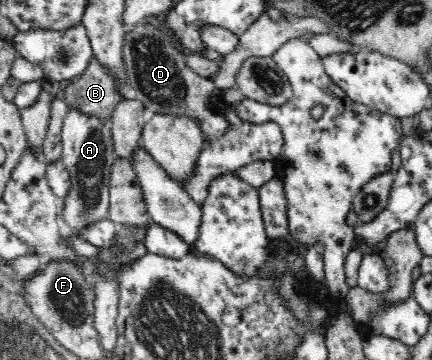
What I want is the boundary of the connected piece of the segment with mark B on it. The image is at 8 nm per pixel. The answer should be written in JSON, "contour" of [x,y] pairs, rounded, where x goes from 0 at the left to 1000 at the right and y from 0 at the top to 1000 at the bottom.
{"contour":[[[218,161],[194,206],[153,233],[146,281],[157,292],[157,306],[176,303],[194,319],[252,342],[282,269],[269,247],[264,214]]]}

